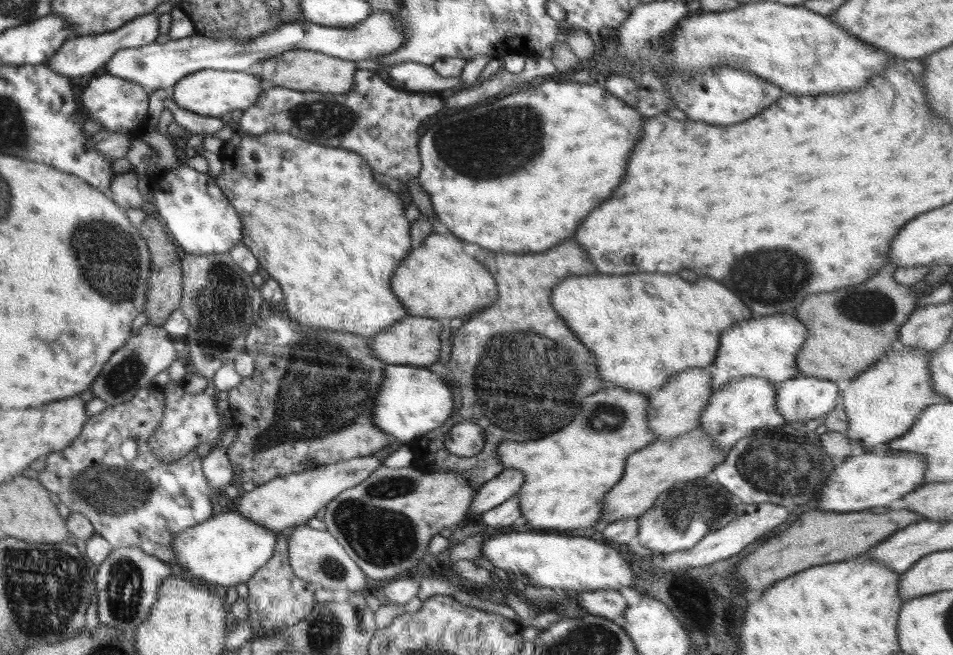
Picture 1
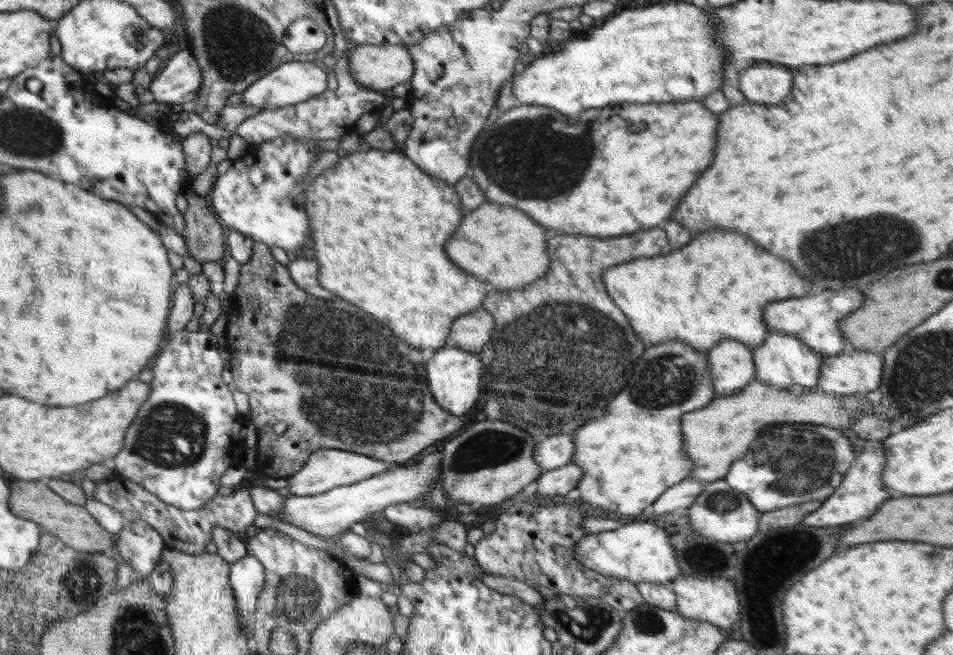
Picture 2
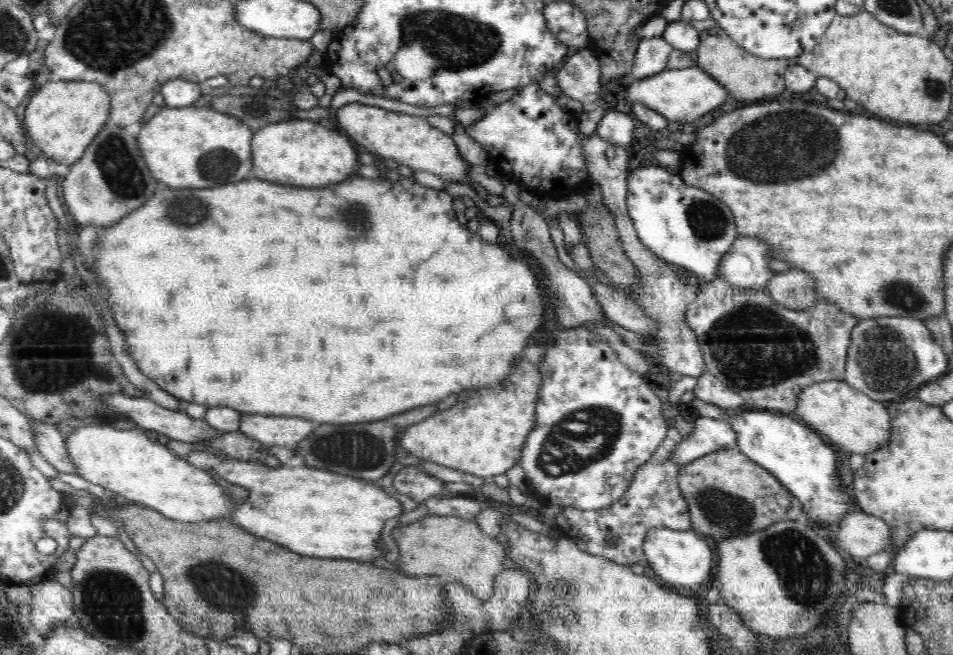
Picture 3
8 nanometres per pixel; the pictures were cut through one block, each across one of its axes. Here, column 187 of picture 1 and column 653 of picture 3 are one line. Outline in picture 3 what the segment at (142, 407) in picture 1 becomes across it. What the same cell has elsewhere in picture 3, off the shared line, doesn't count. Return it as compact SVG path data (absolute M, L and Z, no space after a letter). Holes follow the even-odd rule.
M669 427L666 438L656 448L651 458L638 469L628 490L616 502L596 510L562 507L558 516L555 516L555 528L568 539L572 539L584 552L620 565L630 566L639 563L647 567L642 544L648 531L654 528L687 531L691 528L688 503L678 487L677 478L681 466L670 459L682 438L677 429ZM610 536L615 536L612 538L611 547L608 543Z

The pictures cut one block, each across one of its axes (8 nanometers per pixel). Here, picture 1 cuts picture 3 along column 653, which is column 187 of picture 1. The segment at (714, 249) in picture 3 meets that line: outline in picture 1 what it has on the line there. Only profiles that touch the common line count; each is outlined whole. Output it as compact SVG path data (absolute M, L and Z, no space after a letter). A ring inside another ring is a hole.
M190 166L170 170L152 182L147 201L147 206L161 217L183 253L224 254L242 240L242 222L237 211L209 173L200 173Z

